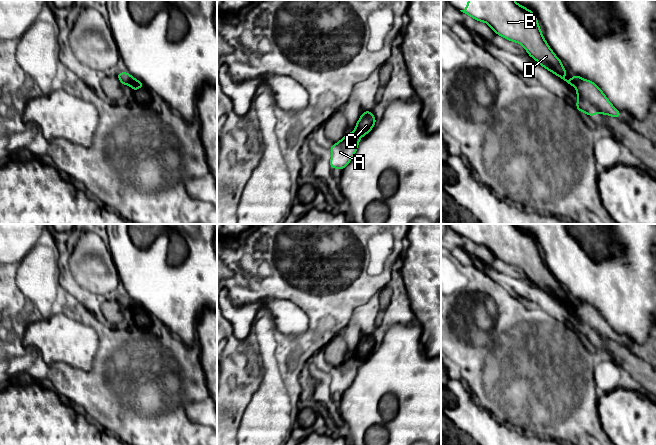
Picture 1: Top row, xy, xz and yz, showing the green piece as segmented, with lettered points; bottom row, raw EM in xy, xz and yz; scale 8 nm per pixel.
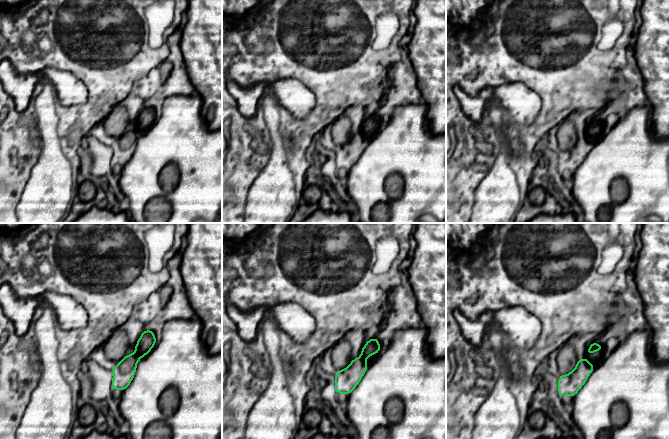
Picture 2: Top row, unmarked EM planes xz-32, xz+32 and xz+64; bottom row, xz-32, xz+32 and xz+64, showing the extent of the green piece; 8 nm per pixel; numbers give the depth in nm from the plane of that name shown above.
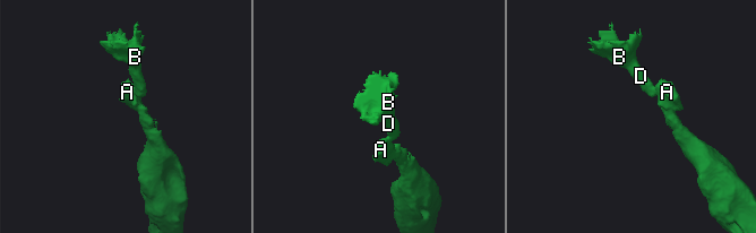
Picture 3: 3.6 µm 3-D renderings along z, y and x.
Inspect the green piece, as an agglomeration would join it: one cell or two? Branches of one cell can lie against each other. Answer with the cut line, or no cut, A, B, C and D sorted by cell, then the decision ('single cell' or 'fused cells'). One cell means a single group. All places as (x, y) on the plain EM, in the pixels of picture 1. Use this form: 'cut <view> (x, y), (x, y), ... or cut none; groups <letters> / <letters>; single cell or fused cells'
cut none; groups A B C D; single cell

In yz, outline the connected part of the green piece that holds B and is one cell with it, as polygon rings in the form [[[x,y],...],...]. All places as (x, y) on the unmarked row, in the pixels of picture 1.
[[[468,224],[467,231],[460,235],[476,245],[487,247],[497,259],[521,268],[529,280],[541,290],[574,310],[578,322],[576,328],[578,335],[590,341],[596,336],[615,342],[621,340],[621,336],[611,328],[594,306],[576,298],[571,304],[564,302],[566,293],[547,268],[538,244],[531,234],[514,224]]]

